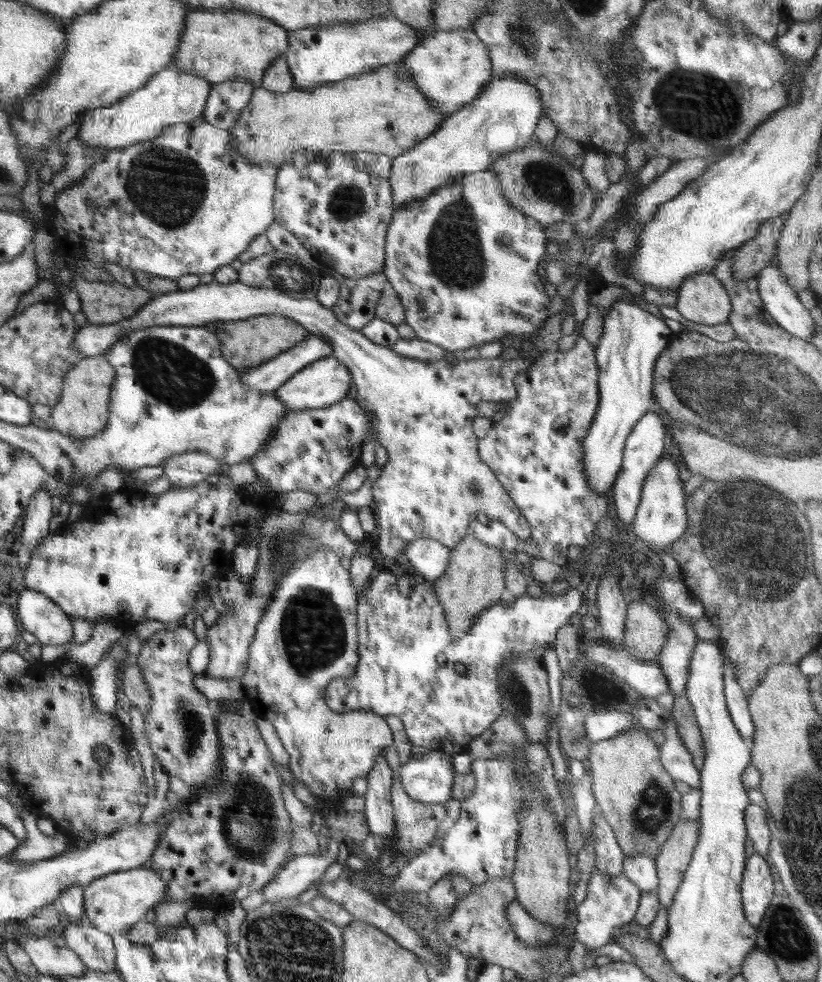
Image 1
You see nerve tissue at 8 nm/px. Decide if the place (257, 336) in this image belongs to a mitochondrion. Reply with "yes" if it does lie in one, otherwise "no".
no

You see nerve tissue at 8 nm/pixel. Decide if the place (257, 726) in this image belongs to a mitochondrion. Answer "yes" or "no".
no

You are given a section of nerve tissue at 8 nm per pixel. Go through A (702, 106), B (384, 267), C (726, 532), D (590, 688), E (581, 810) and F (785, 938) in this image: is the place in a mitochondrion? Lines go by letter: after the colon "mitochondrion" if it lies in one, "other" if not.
A: mitochondrion
B: other
C: mitochondrion
D: mitochondrion
E: other
F: mitochondrion

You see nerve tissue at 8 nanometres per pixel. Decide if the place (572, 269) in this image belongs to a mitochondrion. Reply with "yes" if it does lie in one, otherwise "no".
no

